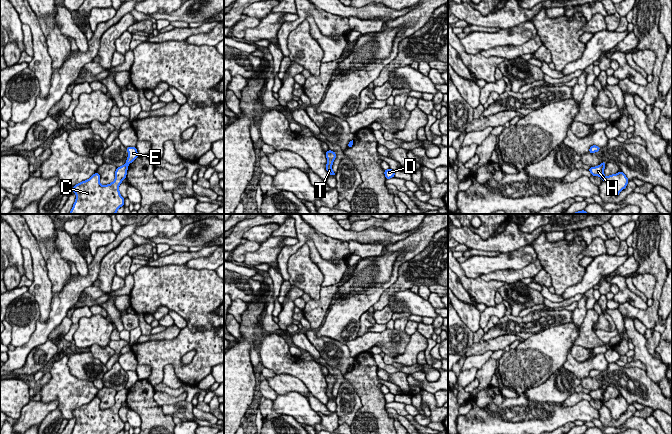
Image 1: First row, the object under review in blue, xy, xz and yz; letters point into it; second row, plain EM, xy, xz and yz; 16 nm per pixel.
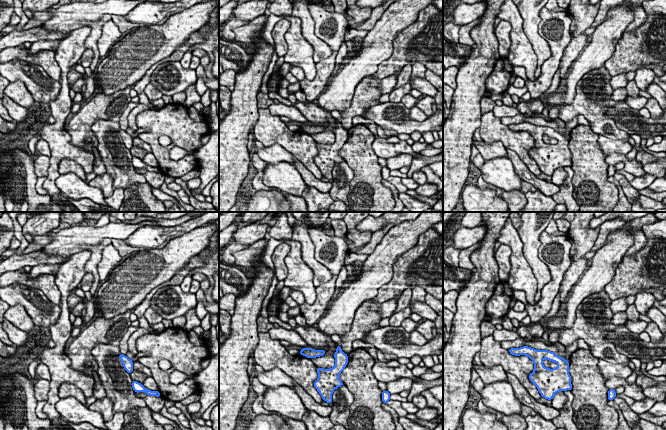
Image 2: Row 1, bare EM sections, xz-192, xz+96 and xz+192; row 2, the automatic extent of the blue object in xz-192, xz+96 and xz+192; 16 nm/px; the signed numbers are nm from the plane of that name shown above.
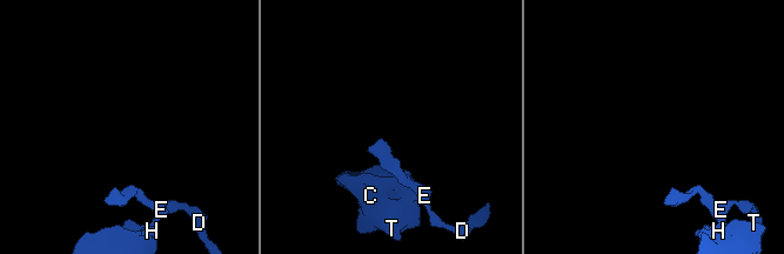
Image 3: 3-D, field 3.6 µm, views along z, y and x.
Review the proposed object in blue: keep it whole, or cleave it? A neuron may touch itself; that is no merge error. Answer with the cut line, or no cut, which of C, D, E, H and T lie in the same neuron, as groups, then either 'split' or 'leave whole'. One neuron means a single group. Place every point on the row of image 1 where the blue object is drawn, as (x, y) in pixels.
cut in xy along (125, 164), (127, 166); C H T / D E; split

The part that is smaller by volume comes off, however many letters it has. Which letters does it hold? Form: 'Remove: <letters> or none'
Remove: D, E

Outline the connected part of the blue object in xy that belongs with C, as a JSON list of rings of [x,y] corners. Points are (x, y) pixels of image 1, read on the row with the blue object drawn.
[[[122,165],[115,171],[115,180],[107,185],[100,184],[100,174],[76,184],[73,192],[76,199],[69,214],[116,214],[124,206],[119,185],[126,178],[128,166]]]

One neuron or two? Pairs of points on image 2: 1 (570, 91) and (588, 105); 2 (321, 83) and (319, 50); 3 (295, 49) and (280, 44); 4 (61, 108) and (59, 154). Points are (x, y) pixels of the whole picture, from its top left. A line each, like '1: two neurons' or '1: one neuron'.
1: two neurons
2: two neurons
3: two neurons
4: one neuron

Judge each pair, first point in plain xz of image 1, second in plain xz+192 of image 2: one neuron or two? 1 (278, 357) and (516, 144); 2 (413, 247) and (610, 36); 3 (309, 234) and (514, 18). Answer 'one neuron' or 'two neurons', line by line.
1: one neuron
2: one neuron
3: two neurons

